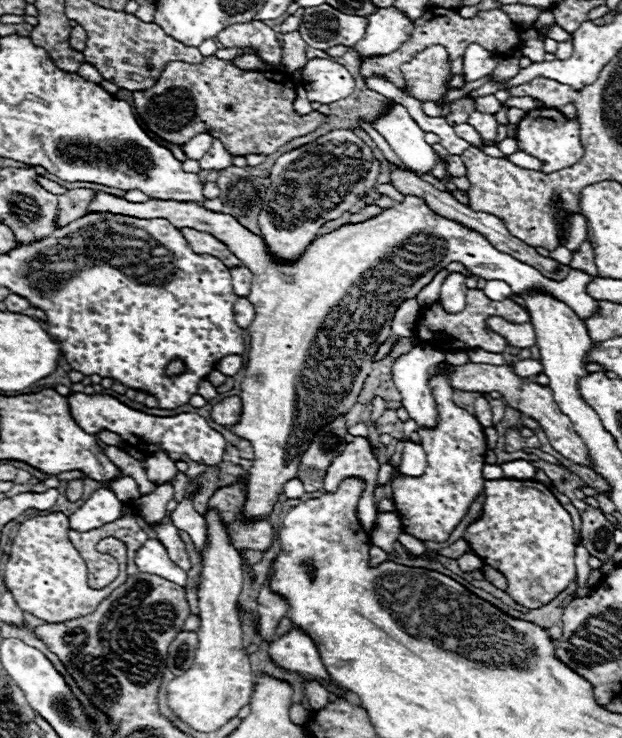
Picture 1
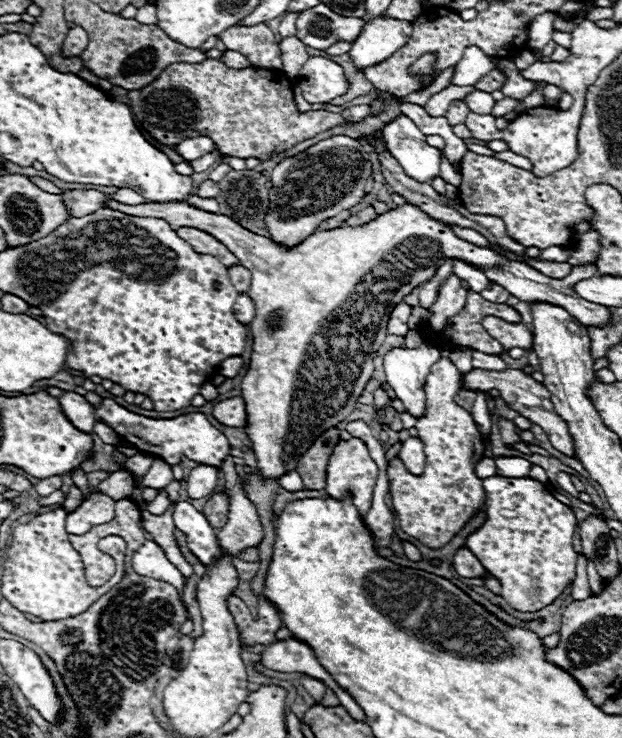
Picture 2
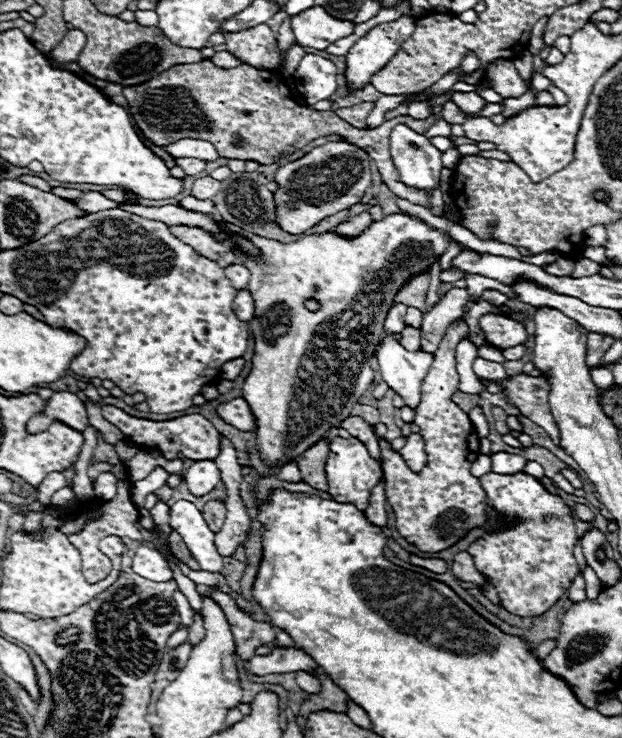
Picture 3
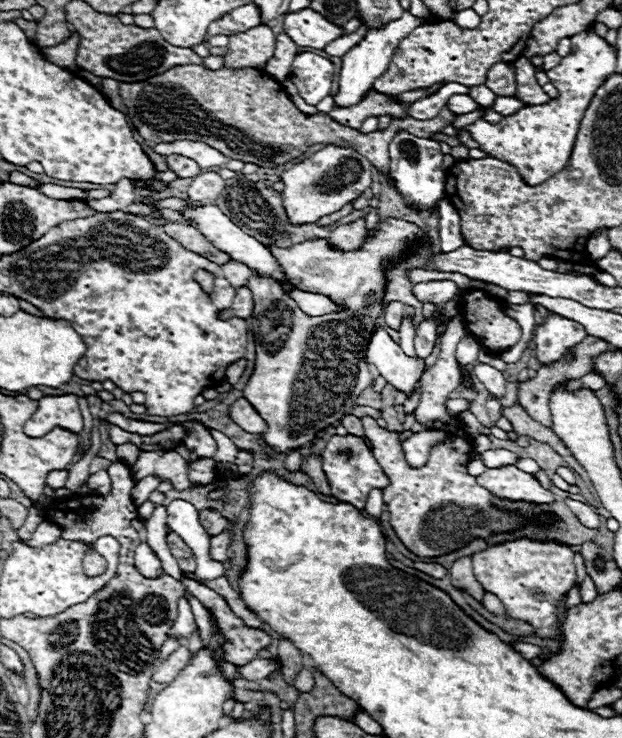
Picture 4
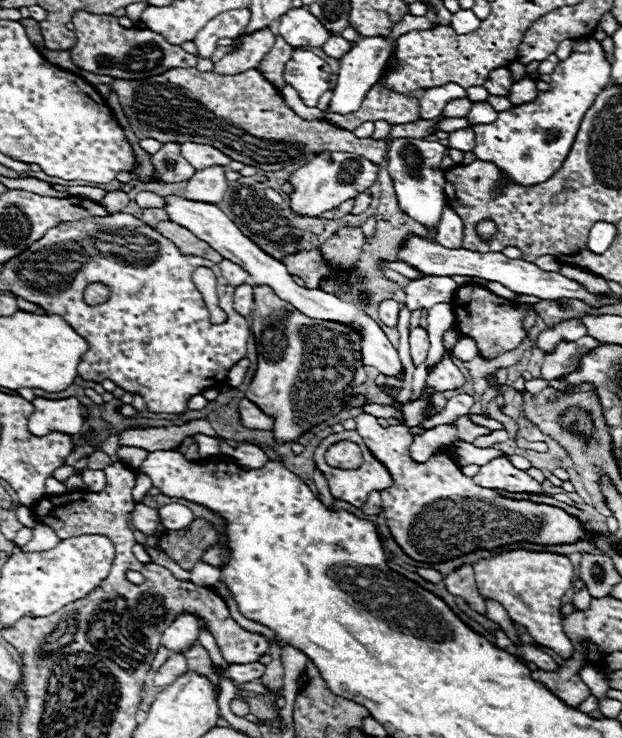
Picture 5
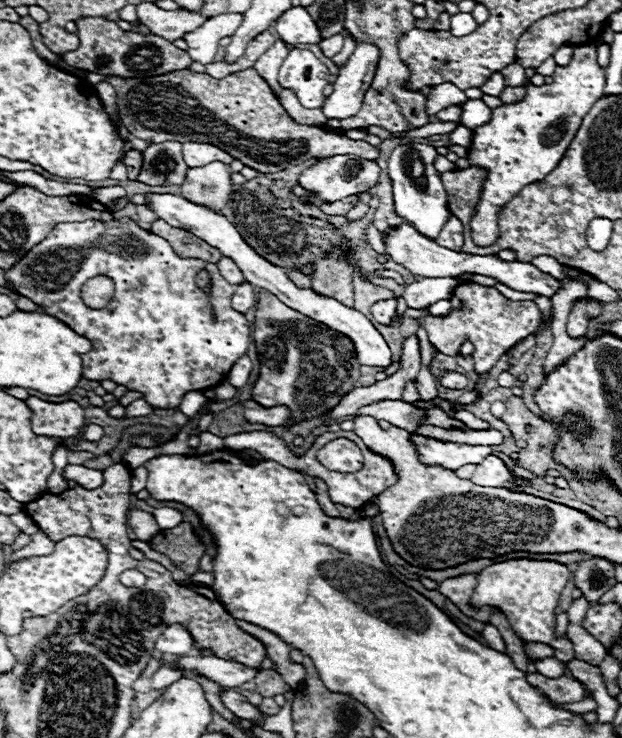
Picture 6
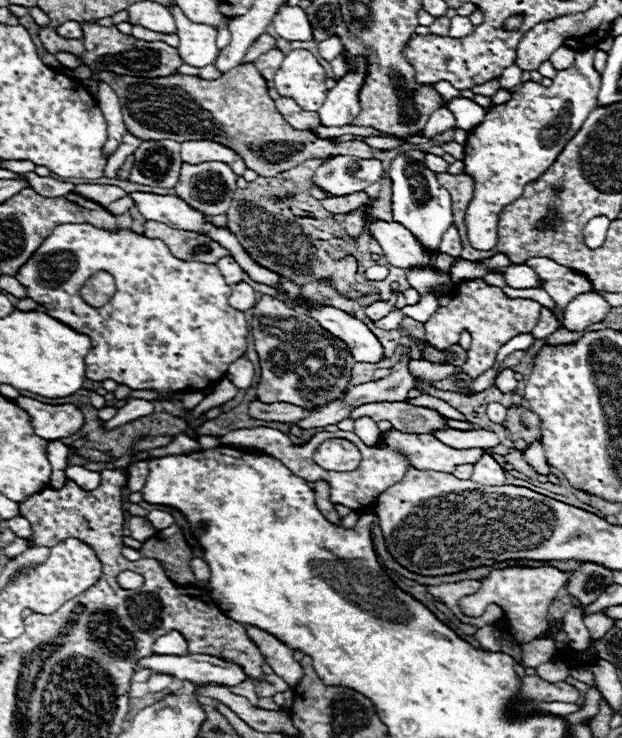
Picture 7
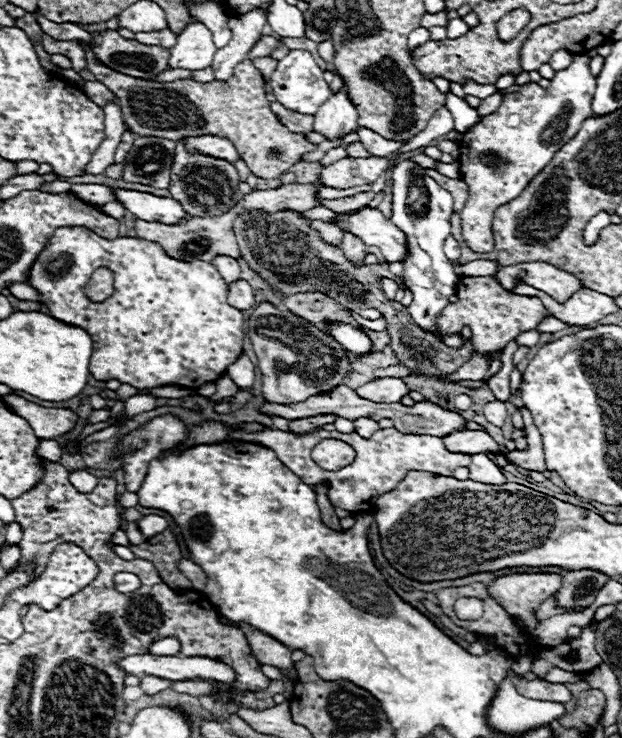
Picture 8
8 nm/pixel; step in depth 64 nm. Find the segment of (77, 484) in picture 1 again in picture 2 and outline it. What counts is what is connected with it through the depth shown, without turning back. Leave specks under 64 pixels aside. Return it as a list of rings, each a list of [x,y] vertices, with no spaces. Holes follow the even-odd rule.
[[[72,486],[67,494],[67,498],[64,504],[64,510],[66,512],[74,511],[83,501],[82,494],[76,486]]]

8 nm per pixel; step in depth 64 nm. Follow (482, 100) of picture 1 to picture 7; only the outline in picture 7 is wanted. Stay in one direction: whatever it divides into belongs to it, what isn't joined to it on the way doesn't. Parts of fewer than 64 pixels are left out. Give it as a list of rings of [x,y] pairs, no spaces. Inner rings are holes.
[[[440,108],[436,110],[436,114],[432,114],[432,118],[428,120],[426,130],[420,134],[422,138],[434,138],[438,134],[444,134],[446,130],[452,130],[456,126],[456,118],[448,108]]]

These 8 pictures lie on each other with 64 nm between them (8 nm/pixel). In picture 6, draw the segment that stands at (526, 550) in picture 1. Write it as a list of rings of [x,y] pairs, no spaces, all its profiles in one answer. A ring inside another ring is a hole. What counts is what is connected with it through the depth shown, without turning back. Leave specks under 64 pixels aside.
[[[488,456],[484,458],[484,462],[476,466],[472,482],[476,482],[478,486],[504,486],[504,480],[510,480],[510,478],[512,478],[512,472],[504,466],[500,458]],[[512,558],[506,562],[496,562],[484,568],[478,574],[478,586],[470,598],[472,608],[480,606],[496,606],[500,608],[510,628],[524,642],[546,642],[556,650],[556,658],[562,662],[570,662],[574,658],[572,642],[564,638],[554,638],[554,608],[560,598],[562,588],[570,578],[570,570],[564,564],[550,560],[528,560],[528,558]]]

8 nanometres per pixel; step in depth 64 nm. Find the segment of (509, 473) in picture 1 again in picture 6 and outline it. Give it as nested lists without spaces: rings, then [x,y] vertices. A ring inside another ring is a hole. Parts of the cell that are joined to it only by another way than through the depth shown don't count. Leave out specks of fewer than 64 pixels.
[[[412,434],[412,444],[416,458],[424,464],[442,466],[448,470],[458,470],[464,464],[478,464],[492,454],[490,446],[468,446],[468,444],[448,444],[428,436]]]

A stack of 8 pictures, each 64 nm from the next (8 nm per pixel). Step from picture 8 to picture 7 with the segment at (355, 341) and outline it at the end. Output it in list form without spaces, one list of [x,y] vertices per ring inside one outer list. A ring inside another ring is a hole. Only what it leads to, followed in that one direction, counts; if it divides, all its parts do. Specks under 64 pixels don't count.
[[[318,308],[310,312],[314,320],[320,322],[330,334],[336,334],[342,342],[348,342],[348,350],[352,350],[352,356],[356,362],[378,362],[382,360],[384,352],[376,336],[366,328],[366,324],[358,318],[352,318],[336,308]]]

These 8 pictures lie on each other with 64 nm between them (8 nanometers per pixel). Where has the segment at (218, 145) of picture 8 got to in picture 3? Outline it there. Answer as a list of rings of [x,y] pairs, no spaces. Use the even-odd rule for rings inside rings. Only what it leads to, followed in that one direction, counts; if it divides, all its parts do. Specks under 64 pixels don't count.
[[[178,140],[174,144],[168,144],[164,146],[164,150],[174,156],[174,158],[180,158],[180,156],[186,156],[186,158],[200,158],[204,162],[214,162],[220,158],[220,154],[216,152],[216,148],[206,142],[206,140]]]

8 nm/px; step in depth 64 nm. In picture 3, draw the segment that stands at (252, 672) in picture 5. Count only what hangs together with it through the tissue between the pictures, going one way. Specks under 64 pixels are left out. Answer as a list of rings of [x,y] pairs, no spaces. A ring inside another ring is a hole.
[[[276,648],[268,656],[254,656],[248,662],[248,672],[254,676],[266,676],[266,674],[284,674],[284,672],[298,672],[316,670],[316,662],[302,650],[290,648],[280,650]]]

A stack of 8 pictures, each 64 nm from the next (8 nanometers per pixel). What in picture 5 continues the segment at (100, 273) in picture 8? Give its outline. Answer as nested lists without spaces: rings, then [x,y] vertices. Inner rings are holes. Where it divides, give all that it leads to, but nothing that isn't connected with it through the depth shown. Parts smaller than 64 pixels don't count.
[[[92,282],[92,284],[88,284],[86,290],[84,290],[84,300],[86,300],[86,304],[90,304],[90,306],[104,304],[108,298],[110,298],[110,290],[108,290],[108,286],[104,286],[104,284]]]

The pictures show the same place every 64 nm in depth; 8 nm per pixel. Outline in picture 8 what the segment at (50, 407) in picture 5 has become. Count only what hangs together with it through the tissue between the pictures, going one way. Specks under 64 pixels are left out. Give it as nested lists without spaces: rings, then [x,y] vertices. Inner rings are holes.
[[[6,394],[6,396],[2,396],[2,400],[12,412],[16,412],[28,420],[28,424],[32,426],[32,430],[38,438],[62,436],[62,434],[70,432],[78,422],[78,416],[70,410],[42,408],[16,394]]]

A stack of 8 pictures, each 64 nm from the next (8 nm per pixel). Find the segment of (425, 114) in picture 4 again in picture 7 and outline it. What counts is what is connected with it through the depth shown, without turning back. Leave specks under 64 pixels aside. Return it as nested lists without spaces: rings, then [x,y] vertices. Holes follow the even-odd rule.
[[[436,82],[434,88],[436,88],[436,92],[440,92],[440,96],[442,96],[444,102],[448,102],[448,100],[460,96],[460,92],[458,92],[450,82]]]

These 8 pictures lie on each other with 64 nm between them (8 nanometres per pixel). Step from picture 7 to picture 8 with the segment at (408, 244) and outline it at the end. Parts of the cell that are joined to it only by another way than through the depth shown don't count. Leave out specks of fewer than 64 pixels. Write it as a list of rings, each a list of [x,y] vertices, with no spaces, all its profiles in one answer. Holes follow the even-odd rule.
[[[366,206],[366,208],[360,208],[360,210],[352,212],[352,214],[348,214],[348,212],[346,212],[346,214],[340,214],[340,220],[336,220],[334,224],[336,224],[340,230],[358,236],[366,246],[378,246],[378,248],[382,250],[386,262],[398,262],[398,260],[402,260],[404,254],[406,254],[406,236],[404,236],[388,218],[384,218],[378,208]]]

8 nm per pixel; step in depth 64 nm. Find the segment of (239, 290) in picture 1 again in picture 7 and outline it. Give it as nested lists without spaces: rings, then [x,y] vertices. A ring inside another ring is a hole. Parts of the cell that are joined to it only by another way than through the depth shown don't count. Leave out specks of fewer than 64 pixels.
[[[224,256],[224,258],[220,258],[220,260],[216,262],[216,266],[218,266],[220,274],[224,276],[224,280],[226,280],[228,284],[236,284],[236,282],[242,280],[242,268],[238,266],[238,262],[236,262],[234,258]]]

